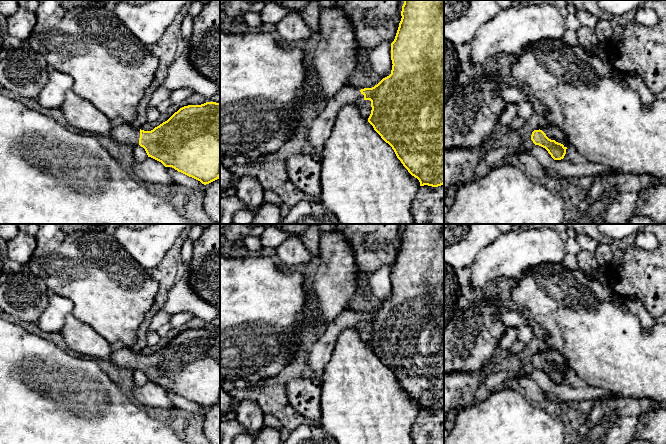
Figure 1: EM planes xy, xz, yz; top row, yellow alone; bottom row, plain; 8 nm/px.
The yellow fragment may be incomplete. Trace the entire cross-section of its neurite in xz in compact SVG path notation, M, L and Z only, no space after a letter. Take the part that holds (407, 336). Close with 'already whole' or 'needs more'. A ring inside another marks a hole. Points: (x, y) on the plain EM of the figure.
M404 224L401 240L395 263L391 267L391 298L372 312L345 309L330 322L307 352L304 376L322 375L343 330L370 324L372 334L368 346L374 354L392 371L403 390L419 404L420 410L438 411L444 408L444 224Z; needs more

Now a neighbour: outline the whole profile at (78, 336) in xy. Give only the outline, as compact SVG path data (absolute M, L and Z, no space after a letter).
M72 313L66 316L64 326L59 333L66 345L83 357L97 361L109 360L111 357L112 345Z

